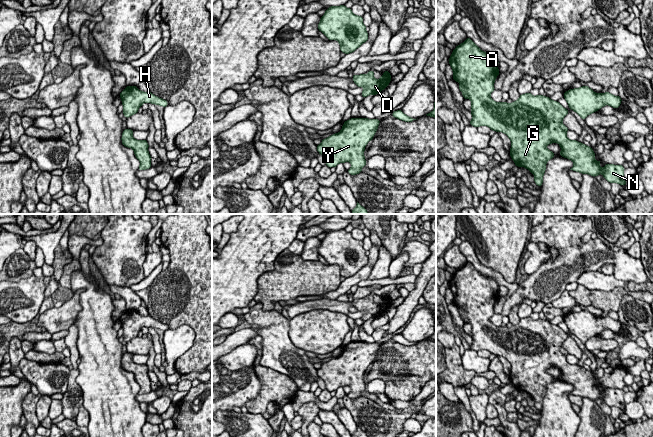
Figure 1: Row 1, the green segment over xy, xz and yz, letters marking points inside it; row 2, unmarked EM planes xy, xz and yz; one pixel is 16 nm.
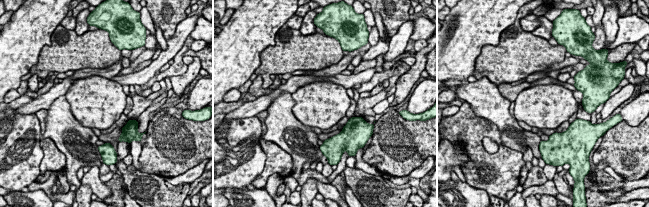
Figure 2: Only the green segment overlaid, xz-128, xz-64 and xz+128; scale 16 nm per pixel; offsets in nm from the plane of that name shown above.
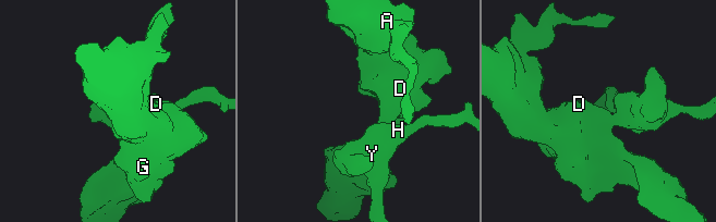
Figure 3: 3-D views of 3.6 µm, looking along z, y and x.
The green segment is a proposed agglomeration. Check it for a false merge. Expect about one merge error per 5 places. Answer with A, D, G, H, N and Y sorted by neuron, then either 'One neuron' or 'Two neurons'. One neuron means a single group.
Groups: A D G H N Y. One neuron

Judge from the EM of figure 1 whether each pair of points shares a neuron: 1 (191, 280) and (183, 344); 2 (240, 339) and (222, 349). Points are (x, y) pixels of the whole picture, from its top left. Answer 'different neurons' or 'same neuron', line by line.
1: different neurons
2: same neuron

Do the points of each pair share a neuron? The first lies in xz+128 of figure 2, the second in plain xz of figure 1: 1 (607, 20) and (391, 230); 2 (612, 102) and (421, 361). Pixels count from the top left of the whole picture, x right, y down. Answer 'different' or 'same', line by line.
1: different
2: different

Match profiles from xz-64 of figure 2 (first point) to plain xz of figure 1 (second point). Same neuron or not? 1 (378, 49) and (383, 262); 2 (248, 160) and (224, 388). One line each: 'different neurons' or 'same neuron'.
1: same neuron
2: same neuron

